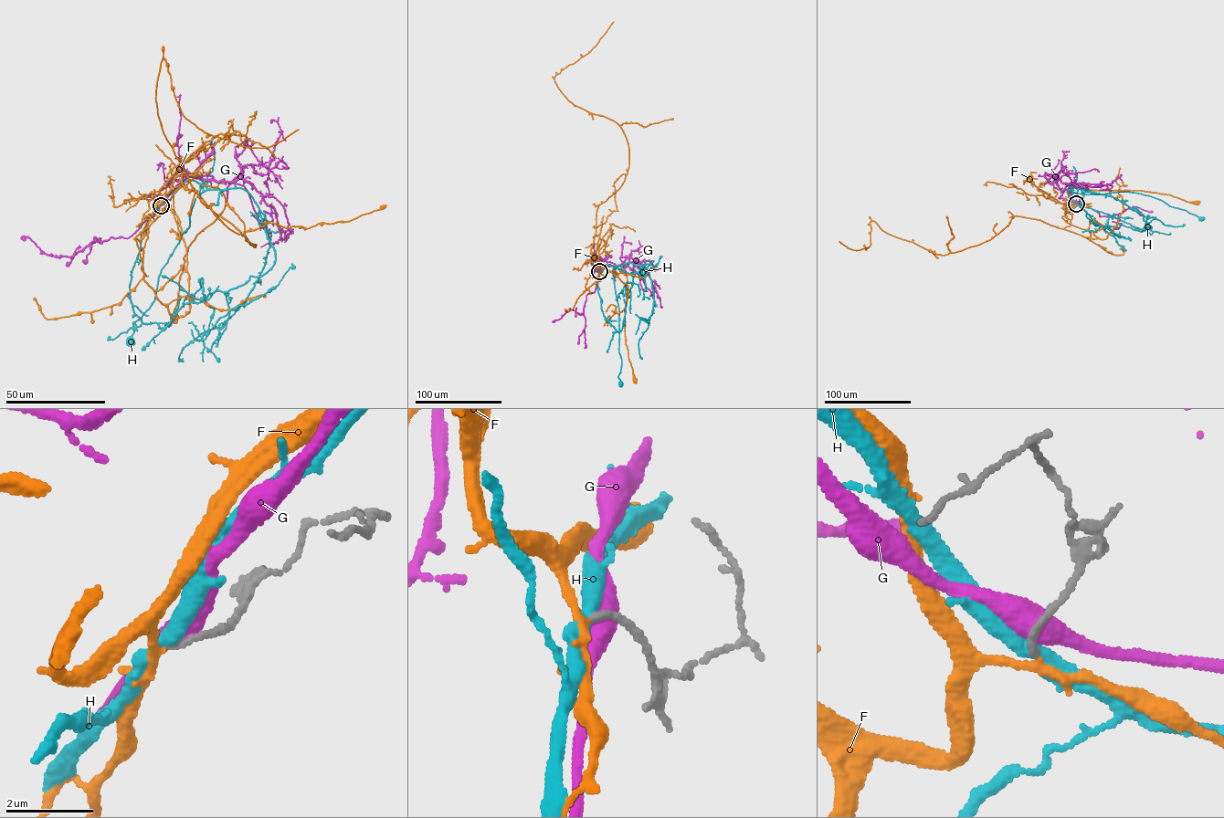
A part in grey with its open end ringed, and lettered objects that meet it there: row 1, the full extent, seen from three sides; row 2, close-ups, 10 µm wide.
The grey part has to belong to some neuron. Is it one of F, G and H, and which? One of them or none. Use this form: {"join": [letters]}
{"join": ["F"]}

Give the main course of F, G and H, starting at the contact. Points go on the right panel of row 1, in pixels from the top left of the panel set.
F: (1076, 204), (1067, 191), (1074, 187), (1144, 191), (1196, 203)
G: (1076, 204), (1068, 195), (1070, 185), (1064, 183), (1107, 184), (1119, 177), (1122, 180)
H: (1076, 204), (1068, 190), (1085, 194), (1127, 191), (1154, 197), (1201, 218)

